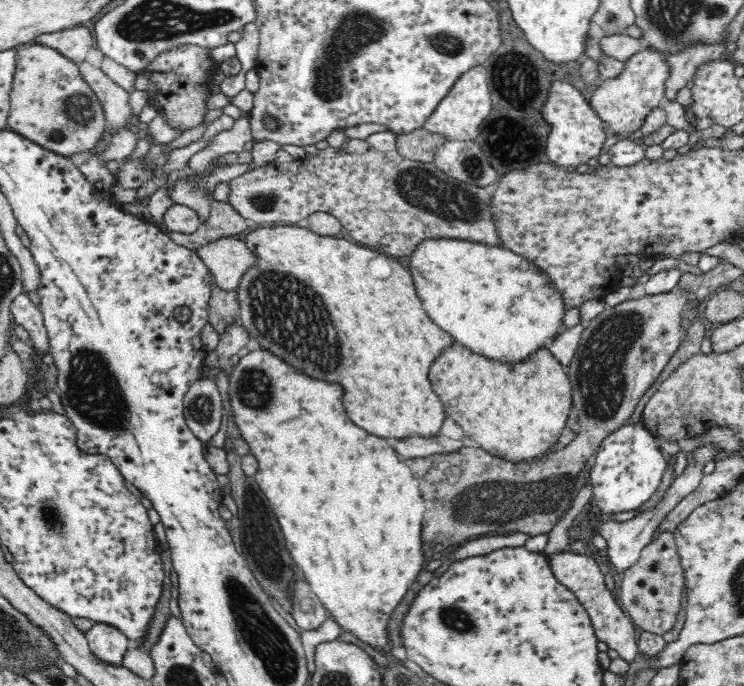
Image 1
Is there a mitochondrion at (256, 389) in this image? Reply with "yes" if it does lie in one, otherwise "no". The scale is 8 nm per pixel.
yes

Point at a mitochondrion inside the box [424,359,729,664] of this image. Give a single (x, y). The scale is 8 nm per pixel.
(487, 503)

